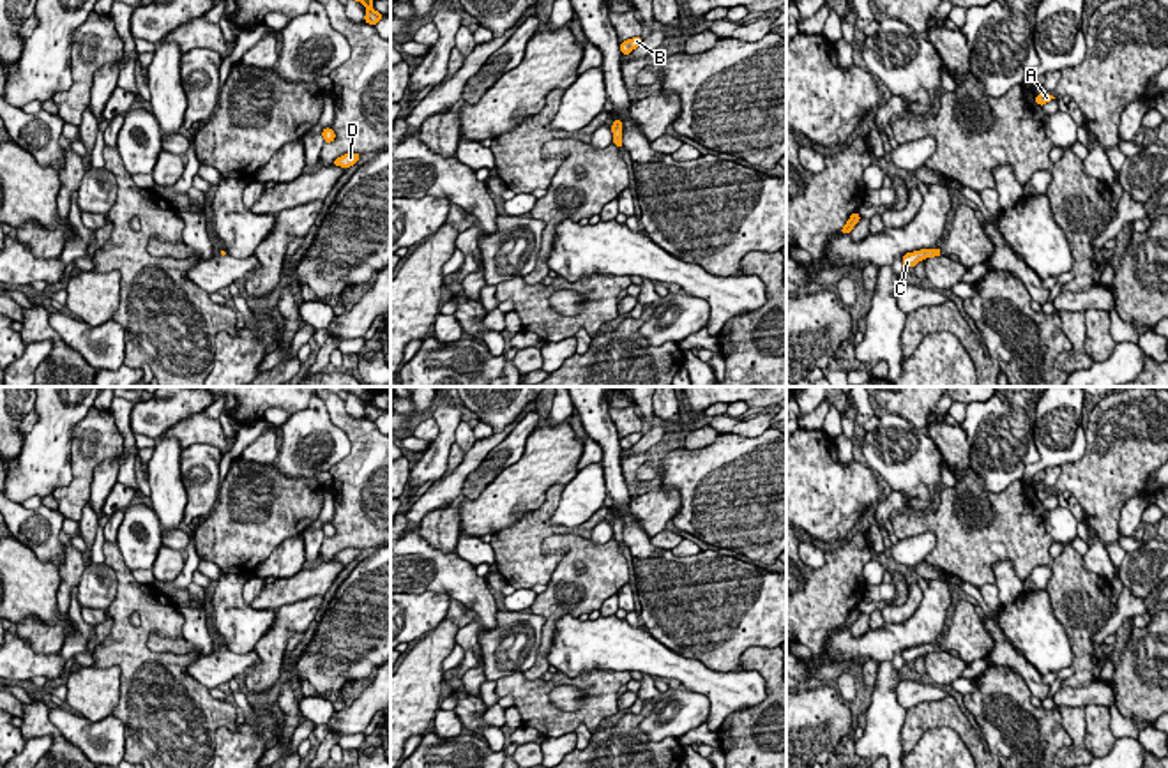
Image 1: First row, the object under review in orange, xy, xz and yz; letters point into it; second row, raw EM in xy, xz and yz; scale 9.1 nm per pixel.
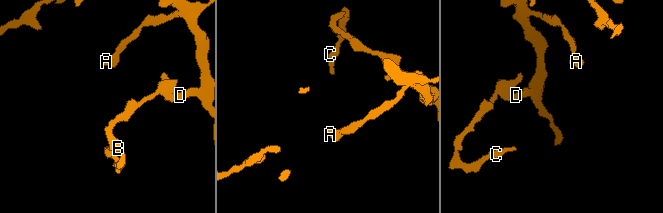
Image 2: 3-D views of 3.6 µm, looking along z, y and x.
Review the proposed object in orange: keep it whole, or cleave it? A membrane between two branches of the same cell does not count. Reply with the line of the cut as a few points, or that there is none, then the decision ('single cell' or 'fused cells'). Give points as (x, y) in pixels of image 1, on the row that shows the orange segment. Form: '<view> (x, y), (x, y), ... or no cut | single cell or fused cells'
no cut | single cell

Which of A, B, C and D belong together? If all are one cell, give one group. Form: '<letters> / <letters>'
A B C D

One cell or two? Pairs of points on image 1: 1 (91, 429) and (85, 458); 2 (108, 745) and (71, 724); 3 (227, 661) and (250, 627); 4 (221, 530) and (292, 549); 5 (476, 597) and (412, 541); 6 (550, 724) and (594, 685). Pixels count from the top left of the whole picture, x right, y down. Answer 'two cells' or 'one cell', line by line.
1: one cell
2: one cell
3: two cells
4: two cells
5: one cell
6: one cell

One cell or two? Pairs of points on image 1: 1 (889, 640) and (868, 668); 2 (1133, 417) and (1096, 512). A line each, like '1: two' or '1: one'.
1: two
2: one

